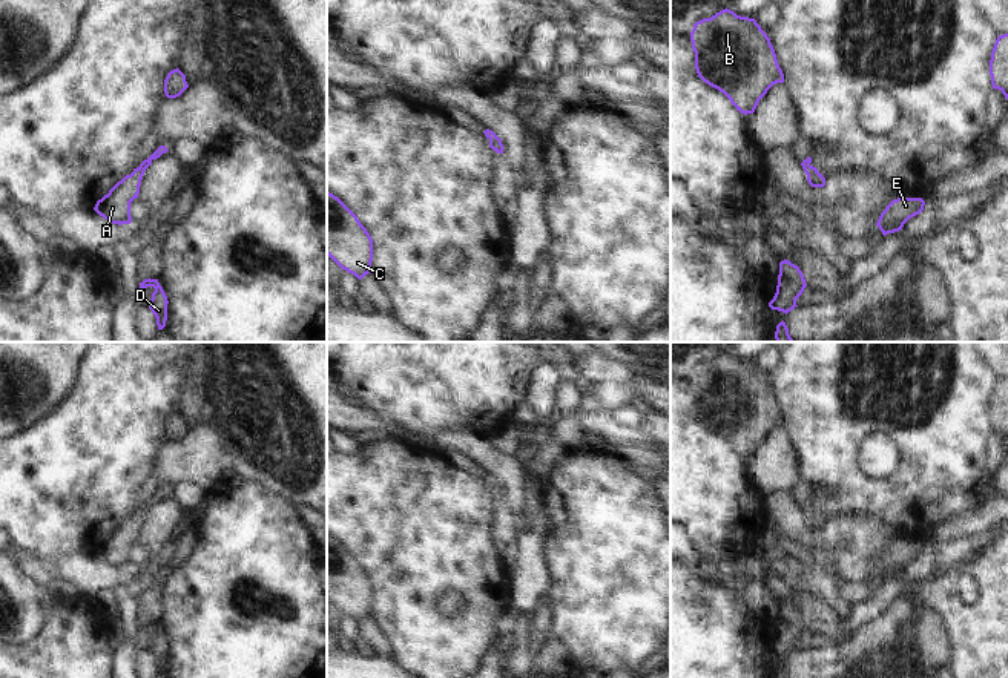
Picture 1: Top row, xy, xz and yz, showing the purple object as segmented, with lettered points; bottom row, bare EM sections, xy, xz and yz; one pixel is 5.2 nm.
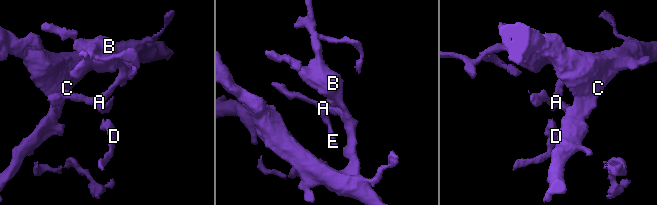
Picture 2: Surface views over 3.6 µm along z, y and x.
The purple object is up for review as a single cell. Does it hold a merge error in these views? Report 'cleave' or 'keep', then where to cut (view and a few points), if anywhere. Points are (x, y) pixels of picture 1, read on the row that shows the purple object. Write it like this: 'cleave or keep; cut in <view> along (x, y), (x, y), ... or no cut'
keep; no cut

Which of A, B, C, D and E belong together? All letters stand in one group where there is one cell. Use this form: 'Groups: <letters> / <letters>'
Groups: A B C D E

